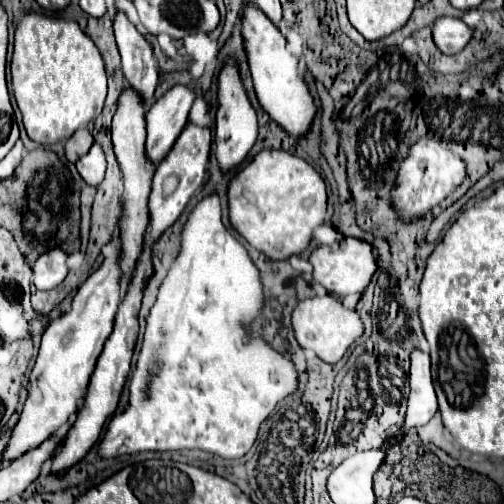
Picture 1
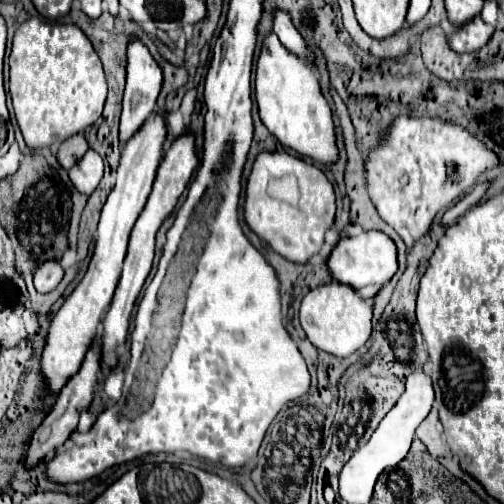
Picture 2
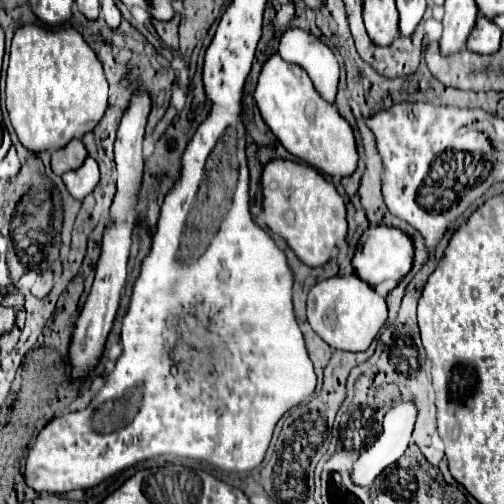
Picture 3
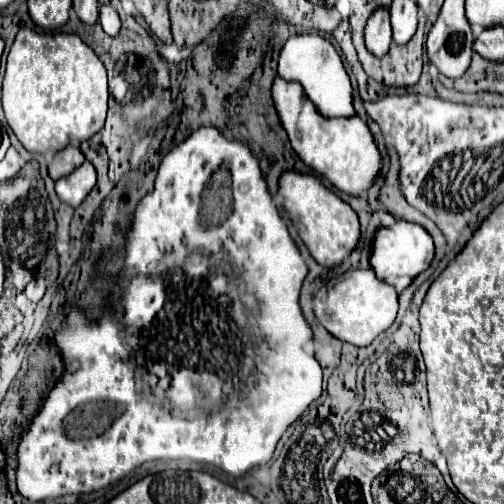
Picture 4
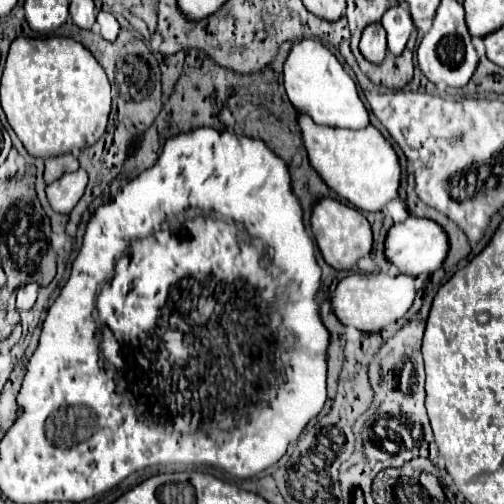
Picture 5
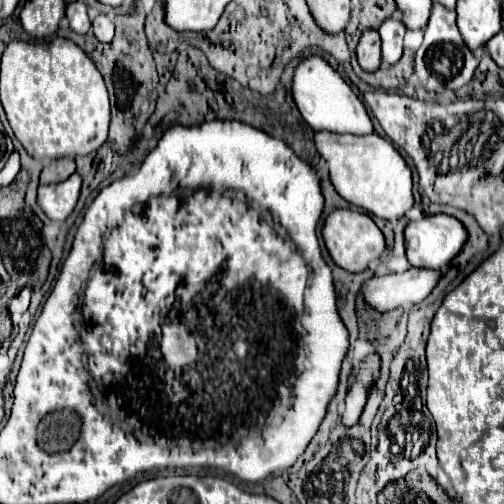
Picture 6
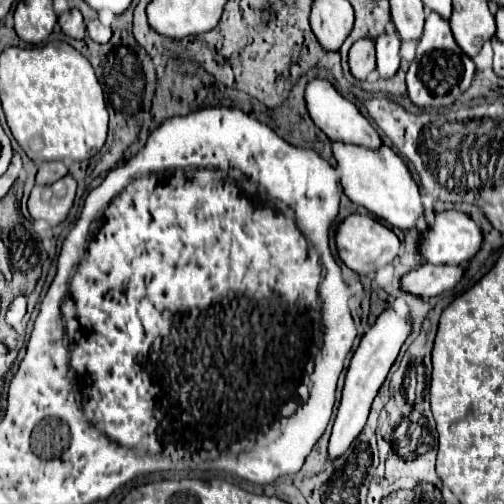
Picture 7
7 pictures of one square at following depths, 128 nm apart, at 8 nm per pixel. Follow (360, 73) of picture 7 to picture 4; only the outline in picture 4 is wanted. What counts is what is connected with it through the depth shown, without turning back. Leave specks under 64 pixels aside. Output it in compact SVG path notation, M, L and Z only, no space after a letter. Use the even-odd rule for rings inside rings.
M378 8L364 30L364 42L366 42L366 50L372 52L374 56L382 58L392 42L392 32L390 32L390 16L388 16L388 8Z

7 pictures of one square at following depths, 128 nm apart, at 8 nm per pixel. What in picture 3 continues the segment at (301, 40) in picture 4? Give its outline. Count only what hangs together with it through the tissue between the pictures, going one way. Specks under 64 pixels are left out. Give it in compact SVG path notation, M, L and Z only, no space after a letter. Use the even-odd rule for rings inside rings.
M290 28L282 34L280 40L280 56L290 64L296 64L306 70L316 92L330 104L336 104L338 82L340 82L340 64L334 52L312 36L306 30Z

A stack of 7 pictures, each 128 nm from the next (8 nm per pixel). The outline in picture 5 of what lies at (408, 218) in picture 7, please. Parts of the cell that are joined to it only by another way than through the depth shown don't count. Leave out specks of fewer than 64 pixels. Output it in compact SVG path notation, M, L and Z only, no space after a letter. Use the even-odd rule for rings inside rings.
M298 114L298 124L304 134L310 164L340 198L366 212L382 212L390 200L398 198L402 168L392 144L374 126L362 130L318 126L304 114Z

